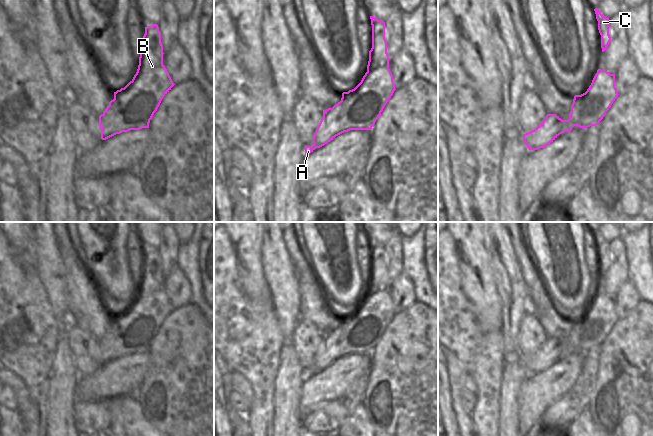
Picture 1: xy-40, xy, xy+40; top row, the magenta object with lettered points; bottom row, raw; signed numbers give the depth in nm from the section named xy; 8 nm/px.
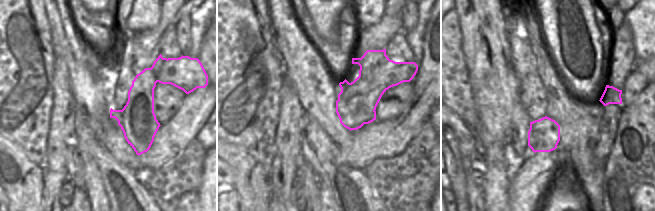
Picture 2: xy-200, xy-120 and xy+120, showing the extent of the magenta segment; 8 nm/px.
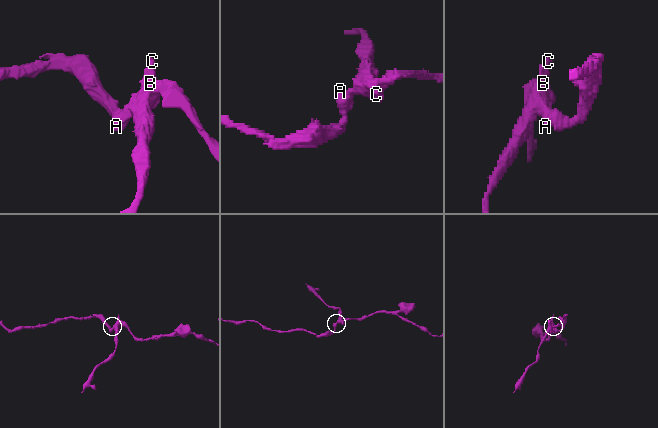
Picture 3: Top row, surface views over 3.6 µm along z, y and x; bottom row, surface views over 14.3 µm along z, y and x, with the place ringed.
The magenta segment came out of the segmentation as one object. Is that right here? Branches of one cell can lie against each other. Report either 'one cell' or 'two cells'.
two cells

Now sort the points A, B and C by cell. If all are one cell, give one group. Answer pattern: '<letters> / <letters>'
A / B C

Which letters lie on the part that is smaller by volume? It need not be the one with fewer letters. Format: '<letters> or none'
B, C

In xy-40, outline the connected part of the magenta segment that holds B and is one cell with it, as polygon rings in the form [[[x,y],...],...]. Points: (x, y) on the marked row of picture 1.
[[[157,24],[145,27],[143,50],[140,52],[137,72],[146,74],[163,64],[163,45]]]

